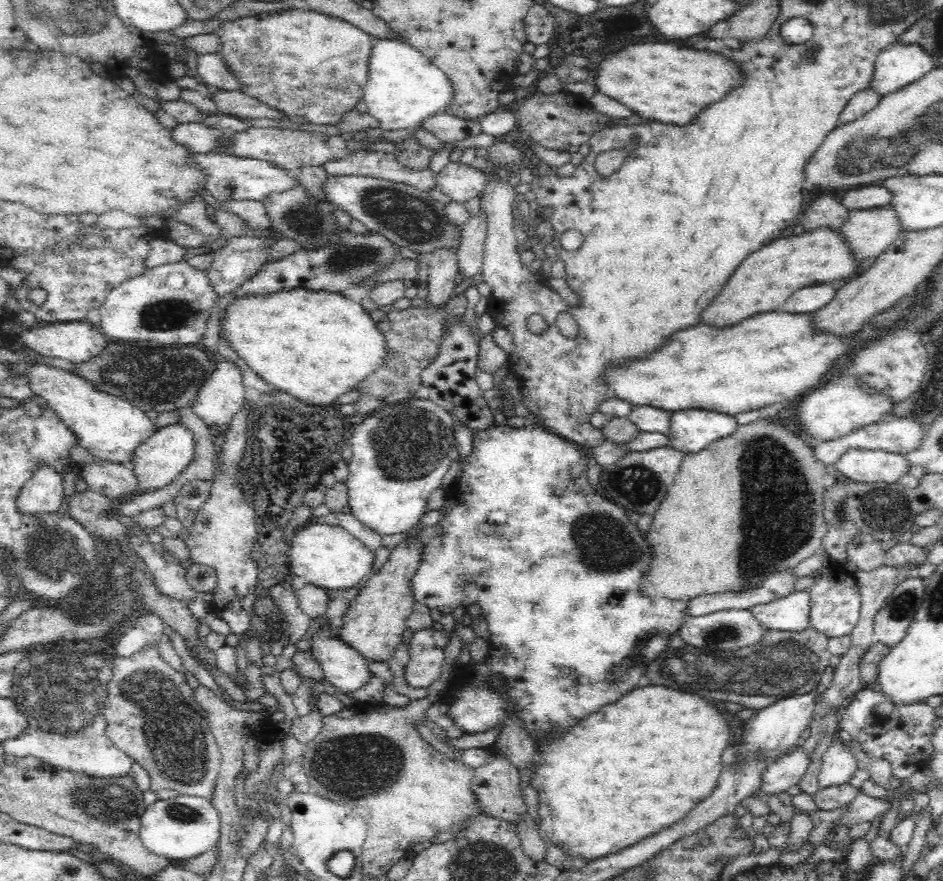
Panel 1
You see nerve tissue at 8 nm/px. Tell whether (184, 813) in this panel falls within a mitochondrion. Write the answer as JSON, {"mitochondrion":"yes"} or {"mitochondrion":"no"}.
{"mitochondrion":"yes"}

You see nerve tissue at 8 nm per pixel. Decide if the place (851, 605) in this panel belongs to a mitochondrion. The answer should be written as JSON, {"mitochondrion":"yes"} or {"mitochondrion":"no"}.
{"mitochondrion":"no"}

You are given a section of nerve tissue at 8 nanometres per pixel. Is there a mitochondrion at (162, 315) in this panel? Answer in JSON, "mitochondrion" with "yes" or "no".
{"mitochondrion":"yes"}

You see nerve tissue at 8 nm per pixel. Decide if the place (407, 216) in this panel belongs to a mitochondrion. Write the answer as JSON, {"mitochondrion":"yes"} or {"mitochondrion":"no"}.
{"mitochondrion":"yes"}

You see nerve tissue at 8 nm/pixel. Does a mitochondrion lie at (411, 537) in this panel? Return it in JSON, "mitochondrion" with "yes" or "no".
{"mitochondrion":"no"}

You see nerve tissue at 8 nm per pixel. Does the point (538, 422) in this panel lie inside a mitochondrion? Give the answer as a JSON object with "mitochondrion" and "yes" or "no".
{"mitochondrion":"no"}

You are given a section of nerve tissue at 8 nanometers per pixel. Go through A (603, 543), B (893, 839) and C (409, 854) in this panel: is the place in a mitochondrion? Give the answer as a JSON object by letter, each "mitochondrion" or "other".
{"A":"mitochondrion","B":"other","C":"other"}

